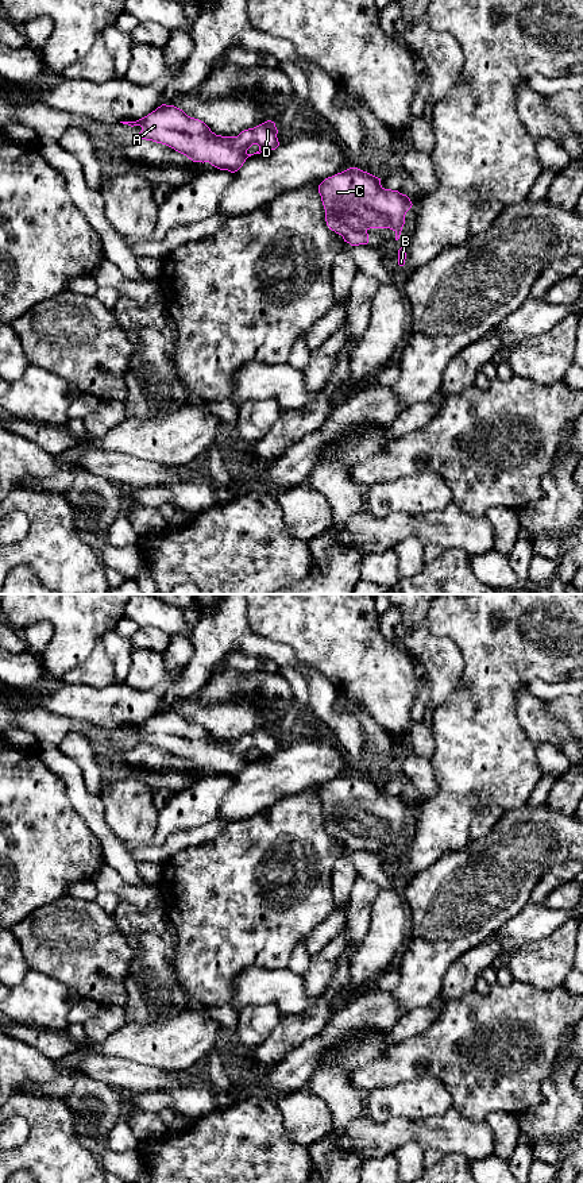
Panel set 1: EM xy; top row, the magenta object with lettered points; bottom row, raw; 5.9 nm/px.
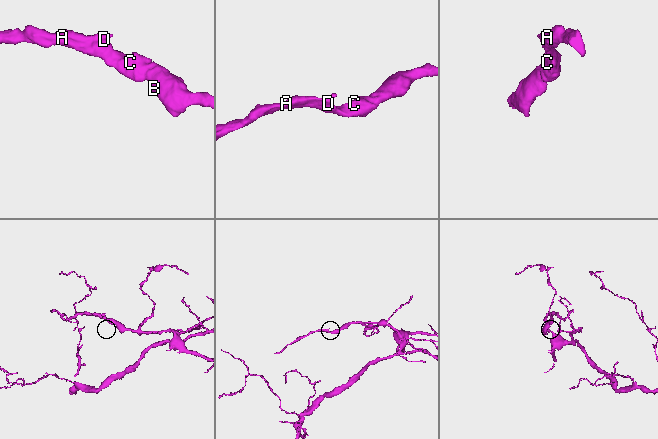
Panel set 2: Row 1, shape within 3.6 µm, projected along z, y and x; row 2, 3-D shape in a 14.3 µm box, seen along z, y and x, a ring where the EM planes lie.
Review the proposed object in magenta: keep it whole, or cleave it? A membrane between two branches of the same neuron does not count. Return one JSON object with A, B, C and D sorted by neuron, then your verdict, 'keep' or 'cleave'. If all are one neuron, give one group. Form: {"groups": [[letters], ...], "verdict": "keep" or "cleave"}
{"groups": [["A", "B", "C", "D"]], "verdict": "keep"}

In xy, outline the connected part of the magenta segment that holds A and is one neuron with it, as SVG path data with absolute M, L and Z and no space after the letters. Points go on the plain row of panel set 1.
M166 709L136 727L120 728L140 731L139 744L166 750L193 767L209 767L231 778L238 777L248 762L279 751L278 735L271 725L244 735L238 741L221 741L212 737L204 727Z

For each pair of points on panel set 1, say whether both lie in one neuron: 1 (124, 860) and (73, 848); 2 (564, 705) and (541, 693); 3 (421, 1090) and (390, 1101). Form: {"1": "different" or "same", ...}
{"1": "different", "2": "different", "3": "same"}

